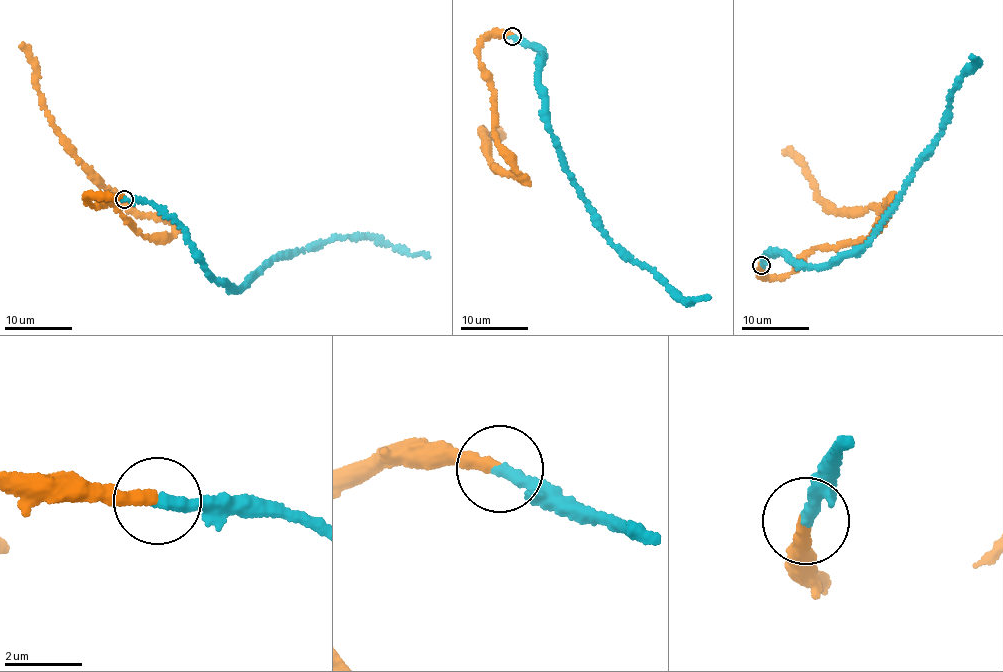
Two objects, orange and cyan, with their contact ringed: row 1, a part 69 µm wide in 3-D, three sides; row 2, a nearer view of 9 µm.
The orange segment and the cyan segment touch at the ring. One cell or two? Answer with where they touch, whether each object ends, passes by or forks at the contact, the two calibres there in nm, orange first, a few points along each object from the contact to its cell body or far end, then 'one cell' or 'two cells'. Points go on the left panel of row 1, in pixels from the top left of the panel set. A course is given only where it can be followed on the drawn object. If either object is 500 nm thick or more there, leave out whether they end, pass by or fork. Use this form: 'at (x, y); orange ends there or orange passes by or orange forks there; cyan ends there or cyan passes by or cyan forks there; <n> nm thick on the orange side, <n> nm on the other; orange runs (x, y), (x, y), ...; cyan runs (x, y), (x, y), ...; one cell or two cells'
at (124, 199); orange ends there; cyan ends there; 320 nm thick on the orange side, 320 nm on the other; orange runs (123, 199), (88, 199), (108, 201), (149, 239), (173, 235), (80, 161), (51, 124), (23, 44); cyan runs (123, 199), (150, 202), (164, 213), (213, 280), (235, 291), (268, 262), (329, 239), (368, 237), (429, 256); one cell

